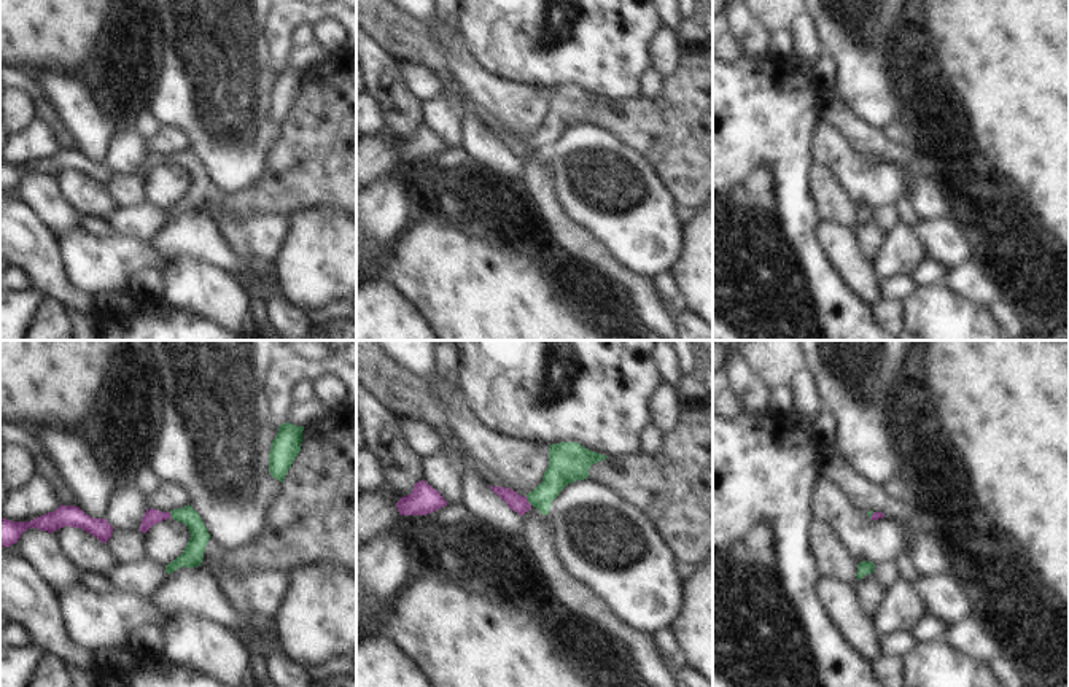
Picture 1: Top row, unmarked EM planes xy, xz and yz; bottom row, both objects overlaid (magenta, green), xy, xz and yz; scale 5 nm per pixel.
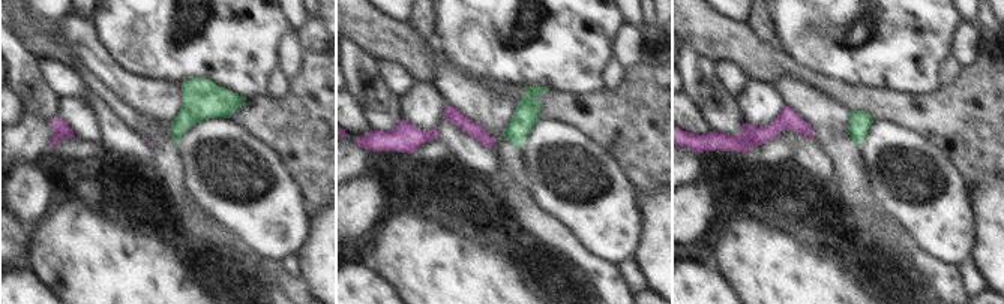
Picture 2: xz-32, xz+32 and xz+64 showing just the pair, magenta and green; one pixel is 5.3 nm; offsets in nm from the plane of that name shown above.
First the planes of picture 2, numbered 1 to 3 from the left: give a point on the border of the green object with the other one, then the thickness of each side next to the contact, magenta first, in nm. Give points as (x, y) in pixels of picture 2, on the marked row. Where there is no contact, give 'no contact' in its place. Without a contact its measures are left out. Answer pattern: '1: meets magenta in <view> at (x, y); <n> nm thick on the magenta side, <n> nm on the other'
1: no contact
2: no contact
3: no contact

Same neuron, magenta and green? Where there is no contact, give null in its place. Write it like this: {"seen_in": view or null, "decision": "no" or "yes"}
{"seen_in": "xz", "decision": "yes"}

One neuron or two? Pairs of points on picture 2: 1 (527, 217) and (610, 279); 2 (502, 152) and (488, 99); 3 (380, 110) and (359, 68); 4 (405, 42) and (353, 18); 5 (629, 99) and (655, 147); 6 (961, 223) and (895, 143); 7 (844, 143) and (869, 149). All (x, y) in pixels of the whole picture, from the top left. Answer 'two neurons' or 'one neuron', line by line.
1: one neuron
2: one neuron
3: one neuron
4: one neuron
5: one neuron
6: one neuron
7: two neurons

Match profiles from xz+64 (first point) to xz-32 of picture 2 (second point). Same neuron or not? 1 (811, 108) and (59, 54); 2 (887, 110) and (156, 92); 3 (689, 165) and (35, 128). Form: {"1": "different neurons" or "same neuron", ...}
{"1": "different neurons", "2": "different neurons", "3": "same neuron"}

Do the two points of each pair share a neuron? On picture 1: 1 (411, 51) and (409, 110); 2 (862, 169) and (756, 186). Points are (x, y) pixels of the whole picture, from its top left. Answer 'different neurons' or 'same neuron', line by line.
1: different neurons
2: different neurons

